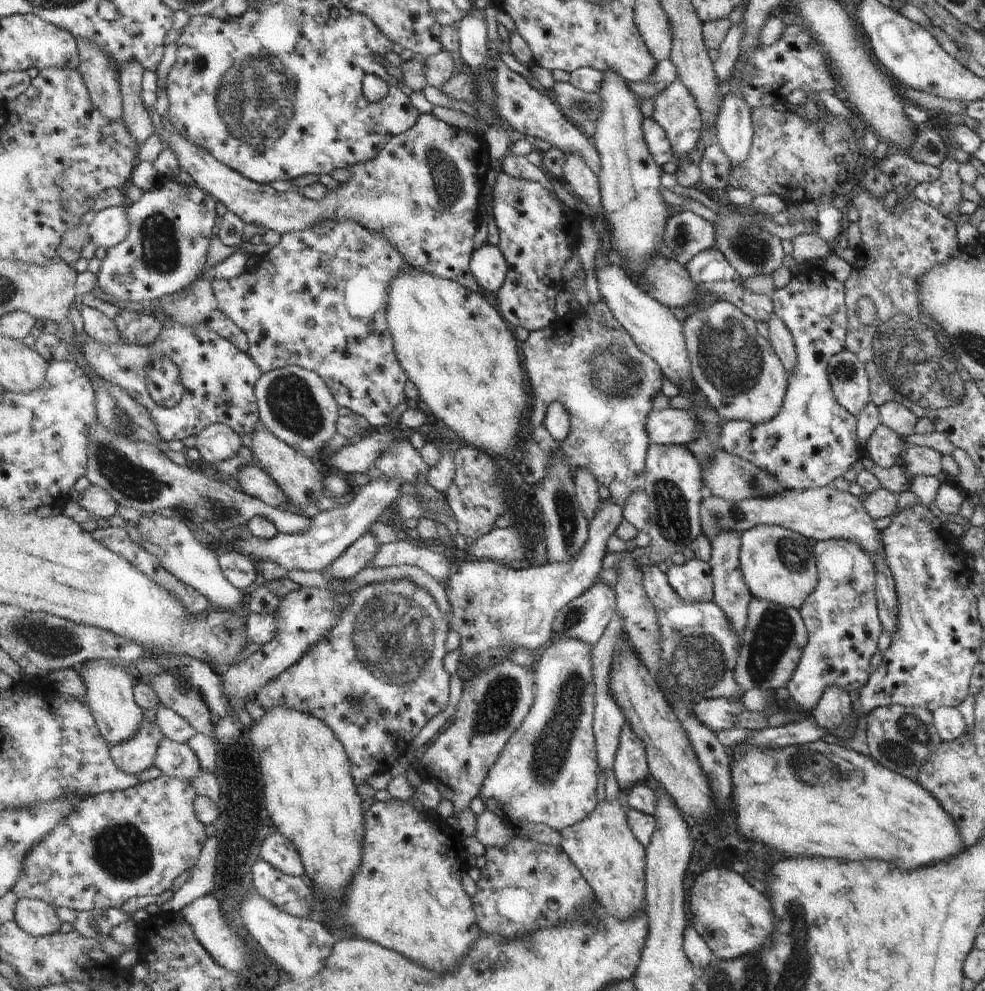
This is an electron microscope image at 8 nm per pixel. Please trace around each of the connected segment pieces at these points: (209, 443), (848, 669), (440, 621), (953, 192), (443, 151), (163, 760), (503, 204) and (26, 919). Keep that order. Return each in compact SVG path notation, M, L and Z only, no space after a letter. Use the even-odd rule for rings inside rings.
M221 423L203 429L203 432L195 437L194 447L209 467L237 457L243 448L241 435L230 426Z
M843 538L816 541L812 544L818 582L810 595L798 609L800 618L806 629L807 645L801 650L801 657L789 682L784 687L789 693L789 700L809 715L818 704L823 690L830 685L840 687L848 692L862 688L869 679L871 668L869 661L877 652L878 637L882 632L876 614L876 598L874 597L874 568L870 558L858 544Z
M408 578L368 584L360 588L354 594L353 602L349 604L349 607L345 607L340 612L338 620L332 626L330 633L323 636L323 639L315 644L298 664L289 668L282 676L276 677L270 684L267 684L266 688L263 688L257 694L256 699L261 703L263 710L269 711L286 705L289 709L315 716L318 720L327 724L335 737L343 744L347 757L351 762L352 771L361 782L366 781L369 776L389 773L397 760L409 757L413 738L417 738L419 732L427 726L427 722L433 716L437 716L439 712L443 712L449 704L449 688L451 688L451 674L447 672L447 634L449 634L449 625L450 620L447 620L447 614L437 606L433 596L425 588L417 586L415 582L411 582ZM354 701L360 701L361 706L356 707Z
M946 150L938 169L939 176L934 181L917 184L912 190L913 194L916 199L931 205L937 212L951 212L957 216L957 205L962 200L961 179L957 176L958 164L949 150Z
M421 113L418 123L413 128L394 136L373 160L350 166L350 177L347 182L341 183L337 190L330 189L324 199L316 201L307 198L301 192L277 192L271 185L249 180L217 160L208 150L195 146L195 143L191 143L181 134L177 136L163 128L157 130L157 133L162 144L168 144L177 156L179 168L185 170L199 187L208 191L224 204L227 210L235 213L246 223L261 225L267 231L274 230L284 235L312 229L322 221L351 219L376 233L382 233L396 249L399 249L409 266L457 281L473 292L485 292L470 267L476 251L473 236L477 234L478 224L483 221L480 202L485 176L493 162L481 135L446 124L431 113Z
M166 737L161 740L155 767L170 778L182 779L191 784L203 770L197 754L190 745L177 743Z
M501 170L498 173L492 192L492 214L500 230L500 244L508 262L508 273L504 285L496 292L497 302L503 318L515 328L521 326L527 331L538 331L547 328L557 320L555 298L567 284L564 271L567 263L576 256L580 239L580 226L576 224L575 209L561 202L561 198L551 189L545 188L541 182L519 180Z
M18 899L14 920L24 931L36 937L46 937L61 930L62 920L56 908L41 899Z

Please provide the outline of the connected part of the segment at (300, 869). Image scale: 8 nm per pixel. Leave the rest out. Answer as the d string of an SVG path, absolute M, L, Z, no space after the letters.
M273 834L265 840L261 850L261 859L270 863L271 866L293 877L303 877L306 869L301 861L301 854L297 851L294 843L285 836Z

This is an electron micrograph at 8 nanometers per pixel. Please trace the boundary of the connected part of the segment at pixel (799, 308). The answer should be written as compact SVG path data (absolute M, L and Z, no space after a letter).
M793 276L788 284L780 289L773 289L768 294L773 313L785 324L791 335L795 351L795 368L787 376L787 388L783 402L776 415L766 423L751 424L747 421L726 421L720 428L717 440L719 448L732 455L754 464L771 475L785 491L802 491L832 484L832 480L842 477L843 472L862 456L860 448L855 446L855 421L844 408L835 402L827 378L827 363L843 349L843 339L847 328L845 306L845 288L831 276Z

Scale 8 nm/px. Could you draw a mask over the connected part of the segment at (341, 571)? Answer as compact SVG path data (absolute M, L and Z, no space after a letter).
M365 533L353 546L350 546L329 568L322 573L327 579L349 581L361 570L369 566L372 558L379 552L379 540Z

